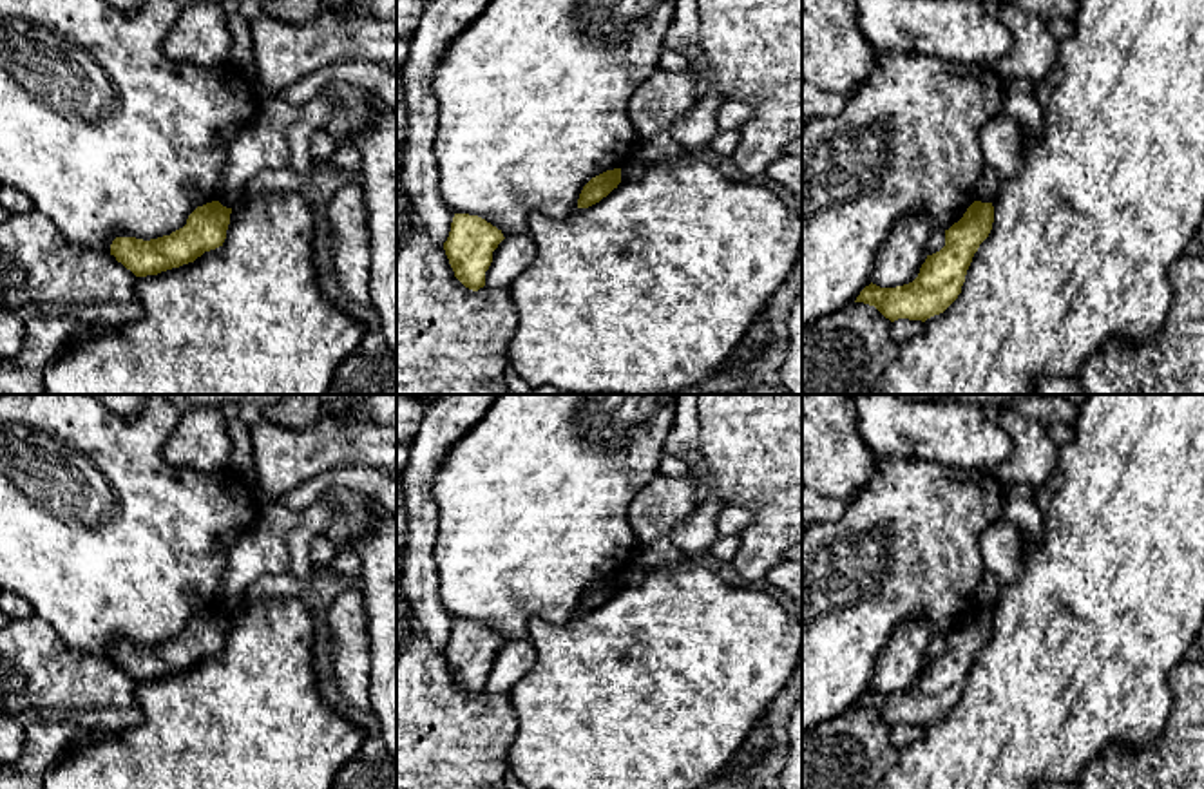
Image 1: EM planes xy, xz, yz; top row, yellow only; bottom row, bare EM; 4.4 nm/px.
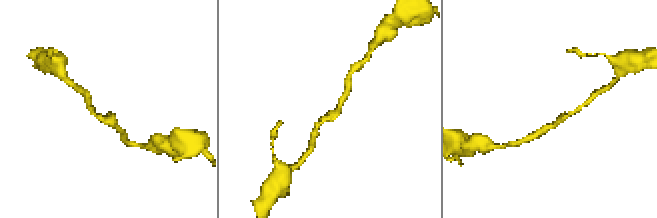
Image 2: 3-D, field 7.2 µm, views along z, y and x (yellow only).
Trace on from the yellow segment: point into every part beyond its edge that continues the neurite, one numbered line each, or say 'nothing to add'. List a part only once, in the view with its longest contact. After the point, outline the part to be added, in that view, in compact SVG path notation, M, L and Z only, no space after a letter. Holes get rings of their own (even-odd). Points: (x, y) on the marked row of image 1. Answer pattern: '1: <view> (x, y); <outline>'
nothing to add

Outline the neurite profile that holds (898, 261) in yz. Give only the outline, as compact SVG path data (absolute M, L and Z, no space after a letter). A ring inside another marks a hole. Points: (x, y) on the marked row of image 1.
M922 212L898 217L878 250L871 282L880 288L913 282L927 259L925 244L934 230L936 226Z

